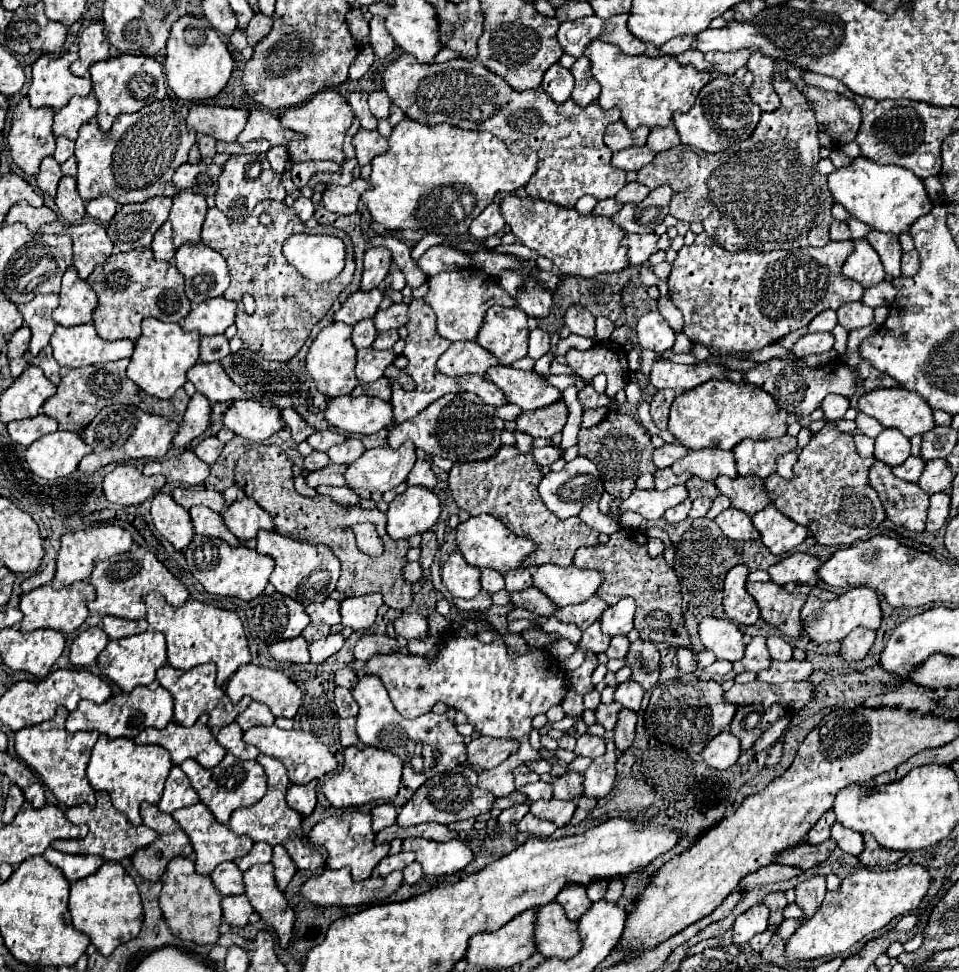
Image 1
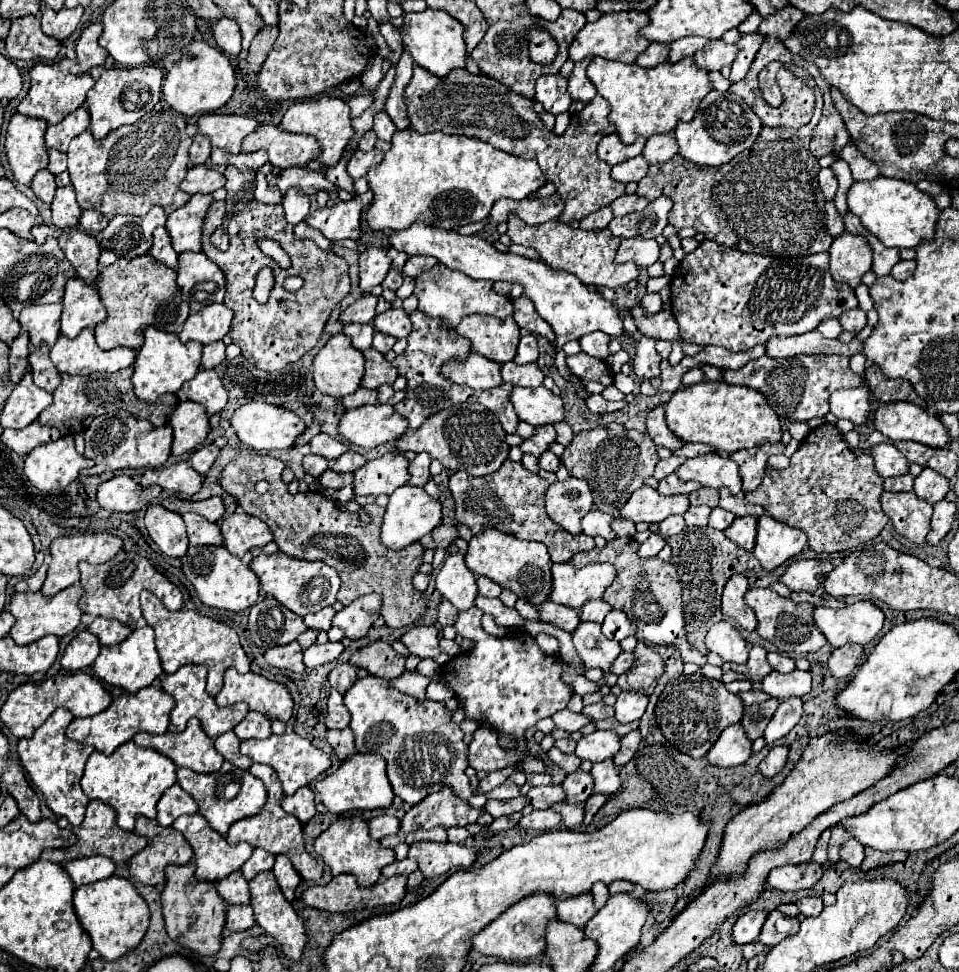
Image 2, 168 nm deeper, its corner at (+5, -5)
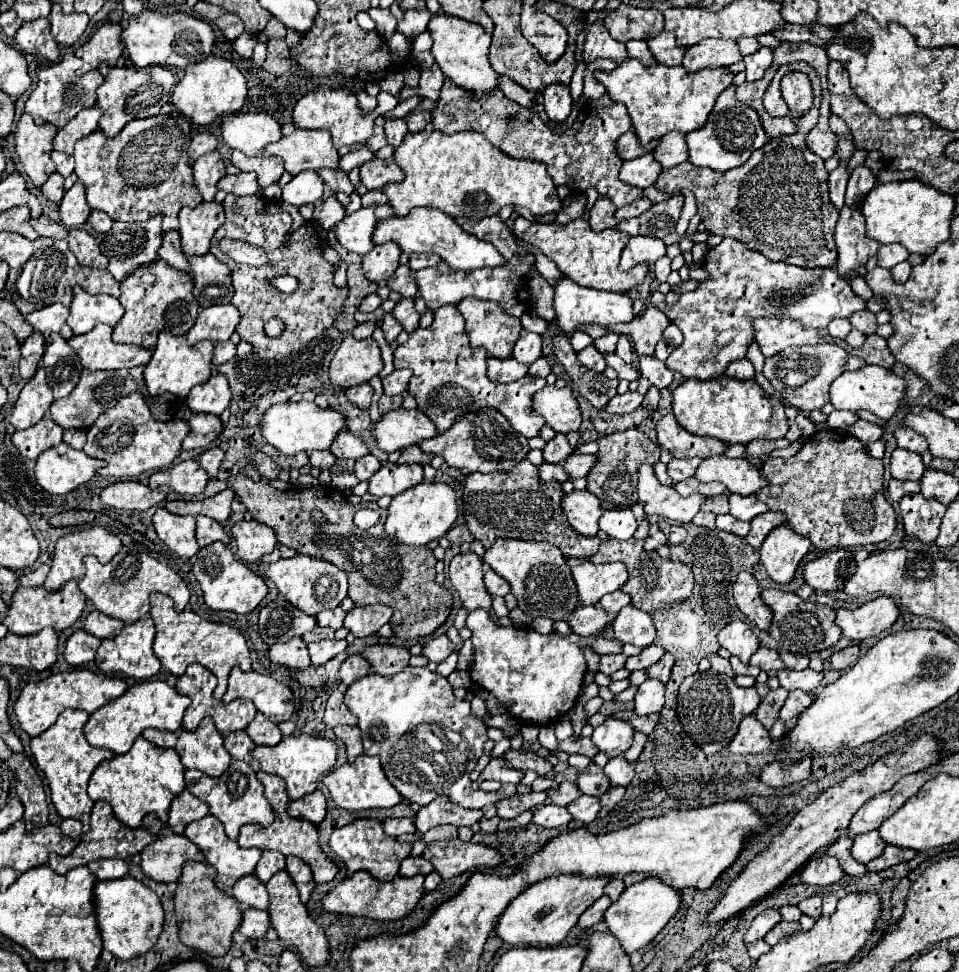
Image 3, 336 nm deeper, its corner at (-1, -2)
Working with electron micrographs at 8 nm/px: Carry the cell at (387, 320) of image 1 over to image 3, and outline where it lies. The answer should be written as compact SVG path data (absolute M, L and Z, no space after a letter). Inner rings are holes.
M402 299L402 301L398 301L394 311L392 311L392 315L404 327L404 331L412 333L412 331L418 329L420 313L414 309L414 299Z

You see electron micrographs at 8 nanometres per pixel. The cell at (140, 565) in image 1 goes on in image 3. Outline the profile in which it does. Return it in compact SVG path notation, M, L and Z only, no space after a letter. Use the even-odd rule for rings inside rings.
M122 547L122 551L106 565L98 563L98 559L94 557L86 557L84 565L86 565L86 575L80 579L80 591L92 601L92 605L100 613L106 613L108 617L120 619L124 623L140 621L149 613L149 597L152 591L160 591L172 597L176 611L182 611L188 605L190 591L186 583L180 579L180 575L146 553L134 553Z

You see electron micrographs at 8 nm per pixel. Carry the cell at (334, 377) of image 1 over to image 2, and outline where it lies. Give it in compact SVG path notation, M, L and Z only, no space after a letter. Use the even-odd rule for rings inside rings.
M336 334L314 358L316 388L328 396L344 398L358 390L364 378L364 354L352 346L346 334Z

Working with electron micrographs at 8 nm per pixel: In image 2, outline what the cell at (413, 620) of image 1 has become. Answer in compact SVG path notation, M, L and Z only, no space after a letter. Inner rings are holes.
M414 626L402 636L402 644L410 650L410 654L418 658L432 658L440 666L452 660L452 656L444 654L438 646L438 630L434 626Z

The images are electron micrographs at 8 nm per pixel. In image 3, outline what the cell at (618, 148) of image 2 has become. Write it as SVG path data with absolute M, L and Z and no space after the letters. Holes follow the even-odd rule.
M626 131L618 141L616 141L616 151L618 151L618 157L622 161L628 161L628 159L636 159L644 153L650 153L652 149L656 147L656 141L650 141L648 145L640 145L634 131Z

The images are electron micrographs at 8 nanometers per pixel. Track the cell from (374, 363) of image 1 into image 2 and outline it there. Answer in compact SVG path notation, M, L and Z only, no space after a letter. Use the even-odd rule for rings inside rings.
M368 348L364 352L366 358L366 374L362 380L364 388L380 388L382 384L394 384L394 380L398 378L398 370L374 348Z

